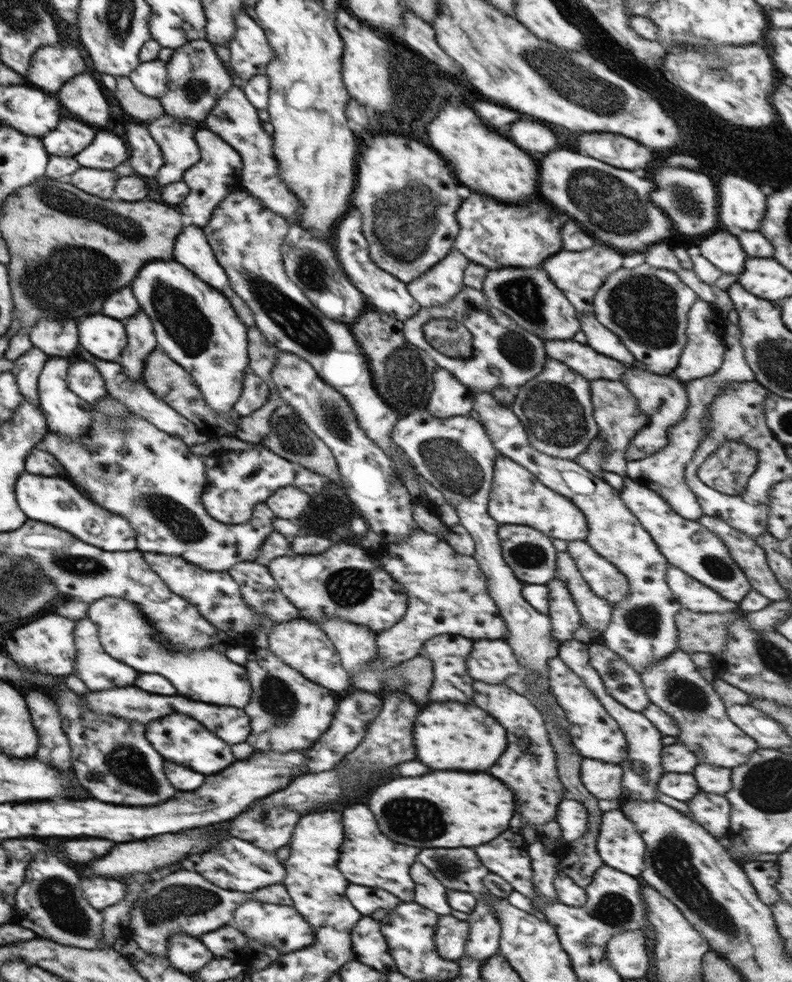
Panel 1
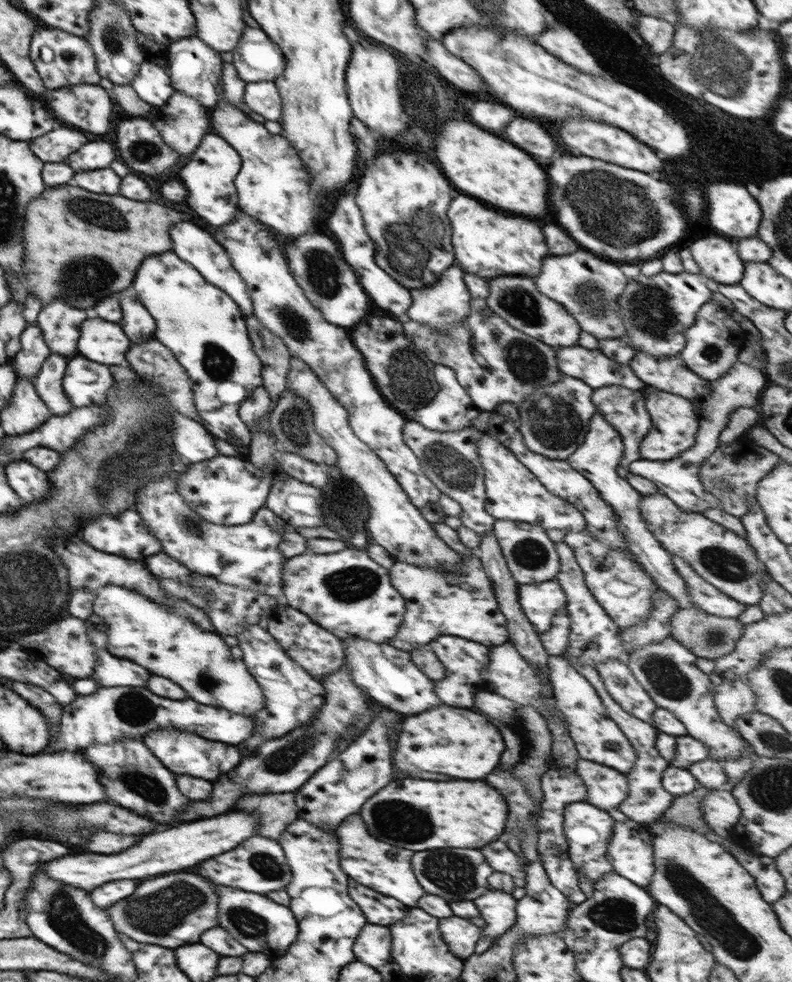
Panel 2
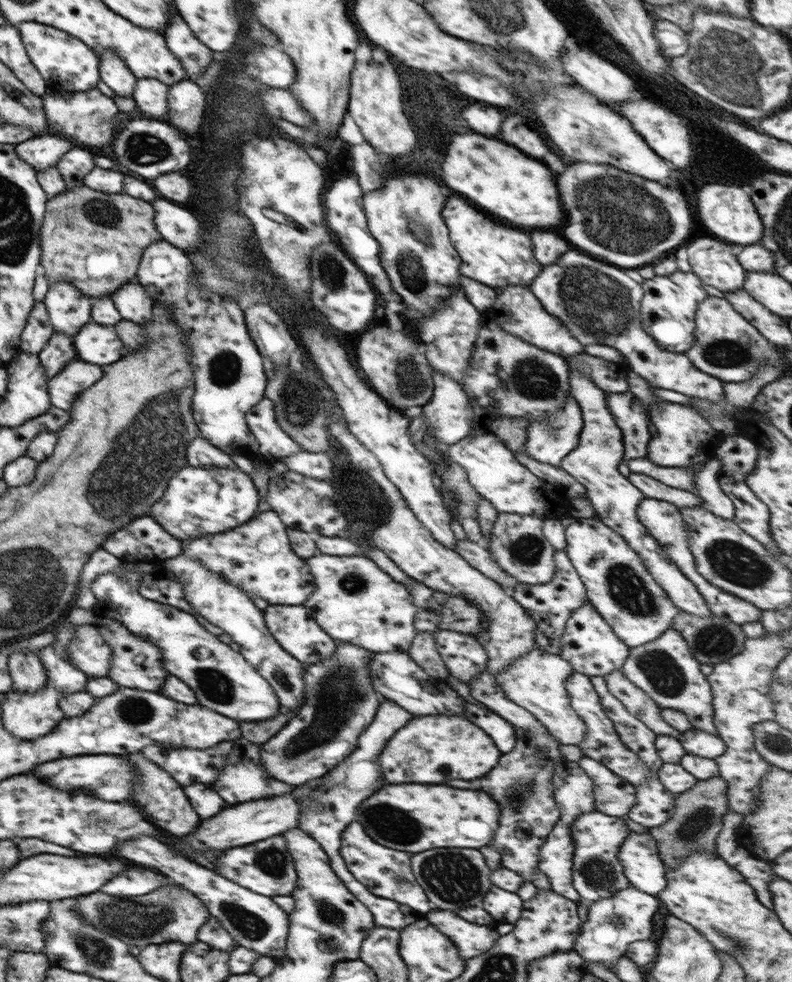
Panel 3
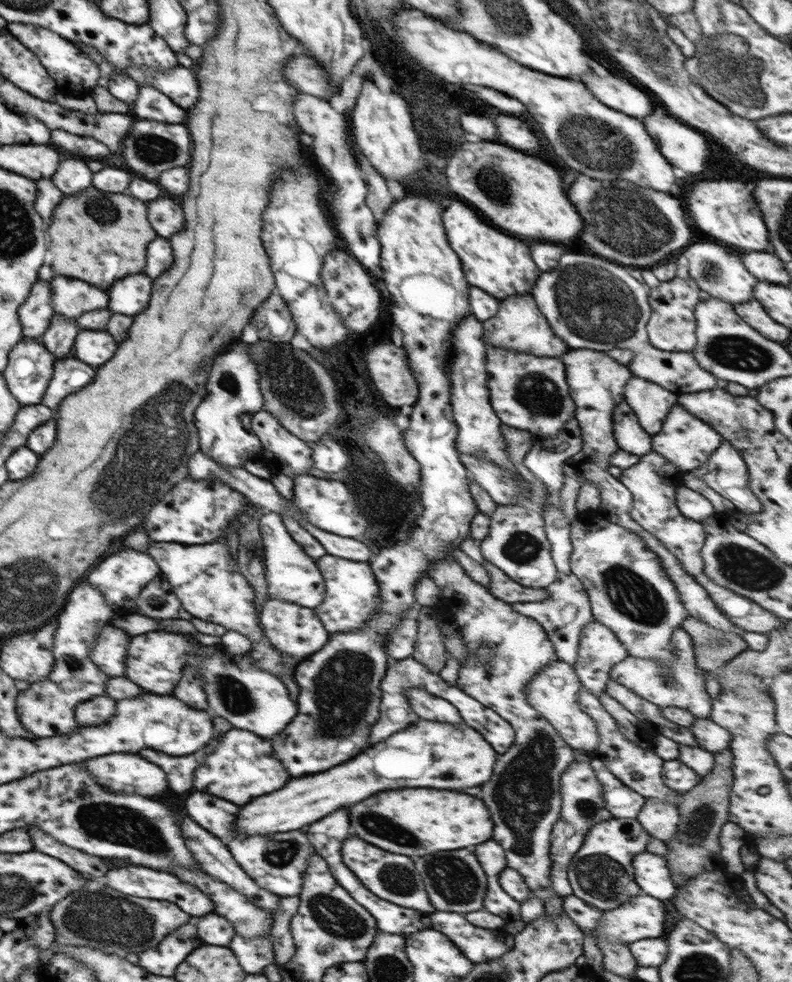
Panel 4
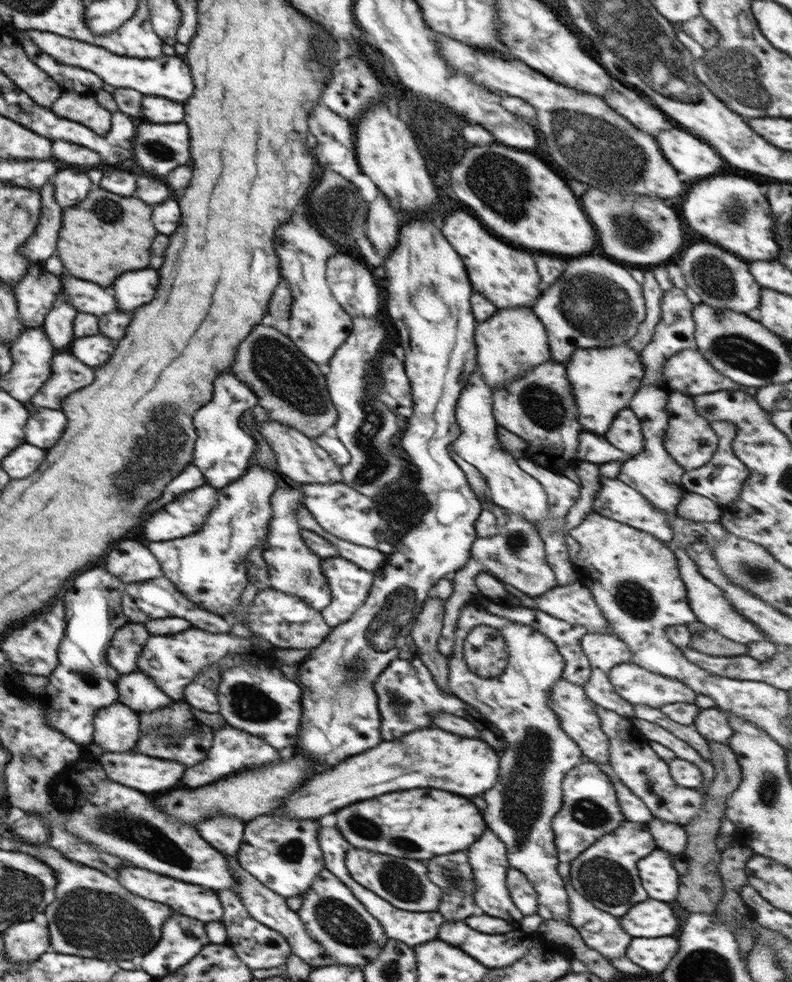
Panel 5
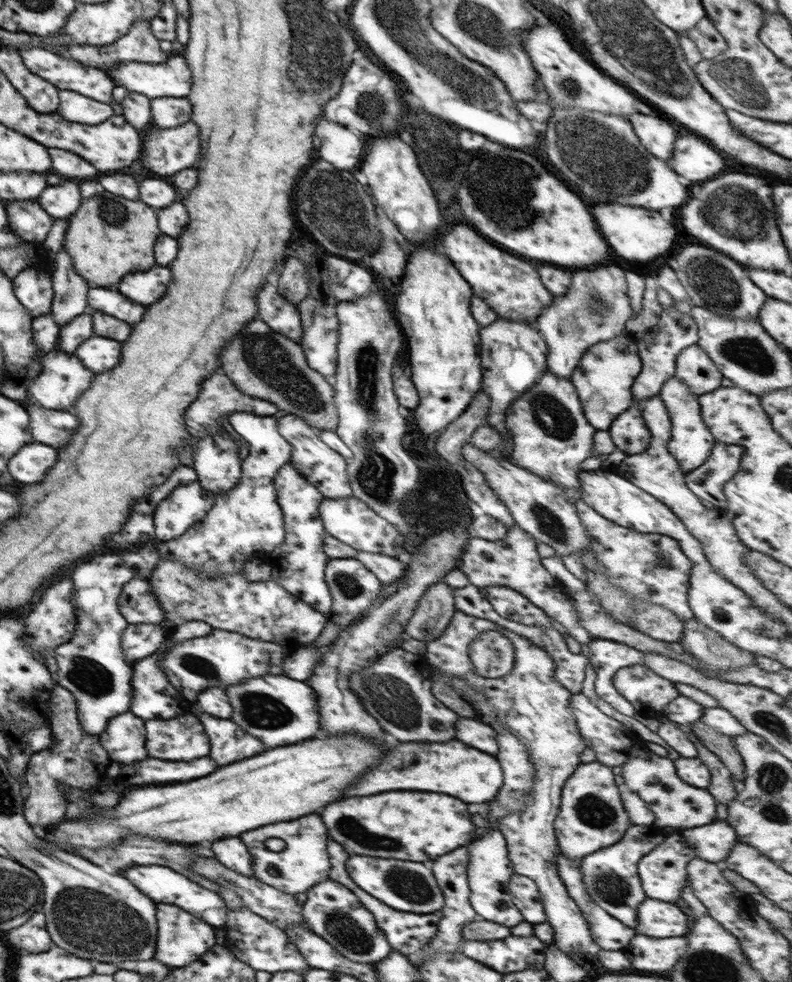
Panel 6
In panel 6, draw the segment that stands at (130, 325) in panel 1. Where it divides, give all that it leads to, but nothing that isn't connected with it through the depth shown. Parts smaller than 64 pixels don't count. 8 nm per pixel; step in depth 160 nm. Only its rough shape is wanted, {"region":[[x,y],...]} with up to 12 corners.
{"region":[[152,266],[128,274],[118,290],[136,304],[152,304],[166,290],[170,270]]}

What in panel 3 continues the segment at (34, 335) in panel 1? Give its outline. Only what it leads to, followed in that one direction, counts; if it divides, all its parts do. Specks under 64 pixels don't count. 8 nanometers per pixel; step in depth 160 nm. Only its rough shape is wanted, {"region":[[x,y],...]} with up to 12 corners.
{"region":[[64,282],[43,303],[54,331],[72,338],[90,322],[92,298]]}

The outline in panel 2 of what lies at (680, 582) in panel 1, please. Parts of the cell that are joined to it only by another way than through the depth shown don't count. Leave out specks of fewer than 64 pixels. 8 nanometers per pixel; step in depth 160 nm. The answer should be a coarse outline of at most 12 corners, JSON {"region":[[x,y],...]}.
{"region":[[672,554],[694,607],[738,618],[747,605],[706,582]]}

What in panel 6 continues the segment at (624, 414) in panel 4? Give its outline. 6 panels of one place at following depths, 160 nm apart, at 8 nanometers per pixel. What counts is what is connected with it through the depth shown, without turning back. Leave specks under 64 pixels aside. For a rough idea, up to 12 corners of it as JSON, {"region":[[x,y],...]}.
{"region":[[636,404],[607,431],[627,455],[644,452],[650,431]]}

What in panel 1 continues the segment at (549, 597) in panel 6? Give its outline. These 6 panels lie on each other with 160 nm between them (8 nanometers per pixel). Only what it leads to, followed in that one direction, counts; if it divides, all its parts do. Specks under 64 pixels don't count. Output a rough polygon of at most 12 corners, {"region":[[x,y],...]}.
{"region":[[499,525],[504,560],[523,583],[556,577],[558,551],[526,525]]}

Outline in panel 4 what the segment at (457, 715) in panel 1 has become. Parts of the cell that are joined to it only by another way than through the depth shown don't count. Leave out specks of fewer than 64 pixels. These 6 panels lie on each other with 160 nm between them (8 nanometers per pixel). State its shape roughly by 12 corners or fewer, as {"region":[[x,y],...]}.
{"region":[[420,720],[240,808],[236,832],[298,830],[376,790],[462,790],[498,754]]}

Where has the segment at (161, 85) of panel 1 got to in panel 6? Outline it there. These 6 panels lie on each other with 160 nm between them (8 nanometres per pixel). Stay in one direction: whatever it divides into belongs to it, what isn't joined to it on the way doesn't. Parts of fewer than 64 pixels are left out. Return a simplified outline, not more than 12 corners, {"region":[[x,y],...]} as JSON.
{"region":[[188,97],[151,99],[152,126],[174,128],[190,121]]}

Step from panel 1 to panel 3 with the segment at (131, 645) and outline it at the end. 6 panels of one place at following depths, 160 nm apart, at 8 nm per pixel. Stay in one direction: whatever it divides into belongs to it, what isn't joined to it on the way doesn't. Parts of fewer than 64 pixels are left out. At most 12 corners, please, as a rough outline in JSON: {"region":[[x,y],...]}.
{"region":[[155,562],[101,574],[104,616],[162,650],[197,705],[239,723],[280,714],[274,689],[194,616],[142,598]]}

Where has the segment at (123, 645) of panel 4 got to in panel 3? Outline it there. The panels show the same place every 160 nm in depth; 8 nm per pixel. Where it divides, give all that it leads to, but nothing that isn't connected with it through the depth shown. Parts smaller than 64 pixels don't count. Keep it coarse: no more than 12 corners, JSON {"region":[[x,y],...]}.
{"region":[[78,625],[65,650],[88,677],[107,677],[112,649],[95,625]]}

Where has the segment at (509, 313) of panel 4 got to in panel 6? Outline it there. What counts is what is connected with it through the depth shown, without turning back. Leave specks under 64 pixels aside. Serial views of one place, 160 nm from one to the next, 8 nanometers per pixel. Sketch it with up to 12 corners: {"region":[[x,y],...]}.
{"region":[[498,318],[480,329],[486,424],[505,444],[510,461],[505,410],[547,370],[535,324]]}

